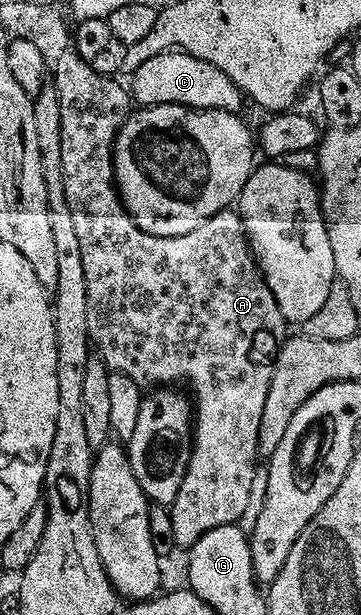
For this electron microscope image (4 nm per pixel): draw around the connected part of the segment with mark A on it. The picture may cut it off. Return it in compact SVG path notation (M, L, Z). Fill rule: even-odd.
M69 50L52 69L52 85L60 94L62 105L62 177L66 181L66 201L70 205L70 213L74 213L74 229L78 233L78 245L82 245L82 265L86 269L86 309L90 317L90 337L93 348L110 372L124 375L131 383L137 383L142 389L189 383L193 393L196 394L195 402L198 406L194 411L192 464L189 465L186 481L182 481L182 489L170 508L172 535L176 538L178 546L190 549L199 539L206 537L206 533L219 527L239 524L240 518L247 513L248 506L252 503L252 490L256 487L256 462L261 462L262 459L260 454L262 413L266 409L266 397L270 397L270 385L276 372L276 357L282 344L289 338L290 324L285 319L282 309L278 309L278 301L274 301L274 293L270 293L264 276L260 273L260 266L256 264L256 256L252 254L248 234L244 228L244 218L239 210L218 212L198 229L194 229L194 233L186 233L186 237L154 237L138 229L138 225L128 214L116 186L116 138L120 136L120 130L134 110L134 100L125 84L123 86L108 77L103 77L94 68L96 67L91 62L81 58L75 51Z

